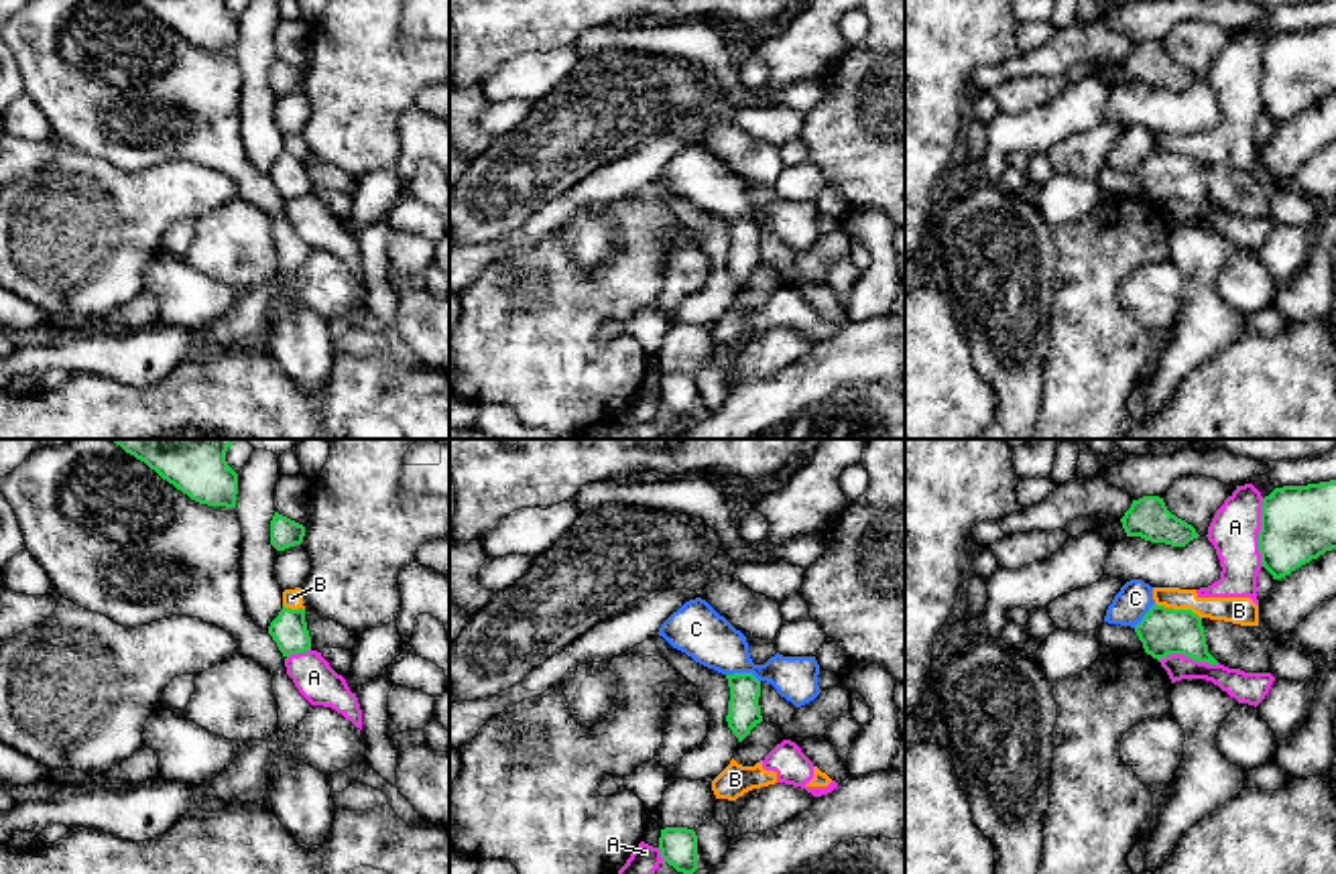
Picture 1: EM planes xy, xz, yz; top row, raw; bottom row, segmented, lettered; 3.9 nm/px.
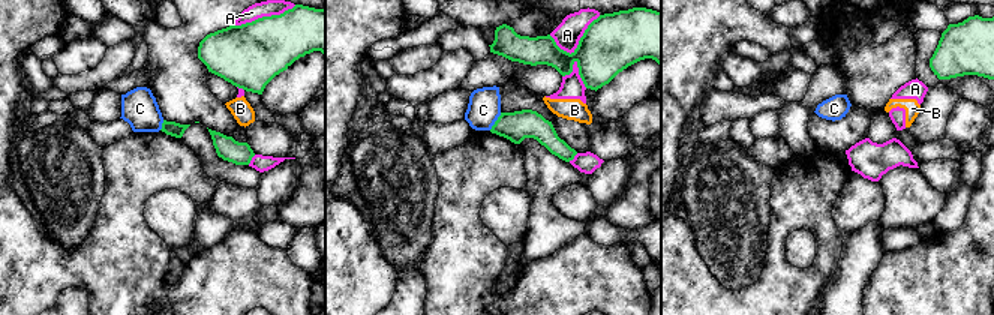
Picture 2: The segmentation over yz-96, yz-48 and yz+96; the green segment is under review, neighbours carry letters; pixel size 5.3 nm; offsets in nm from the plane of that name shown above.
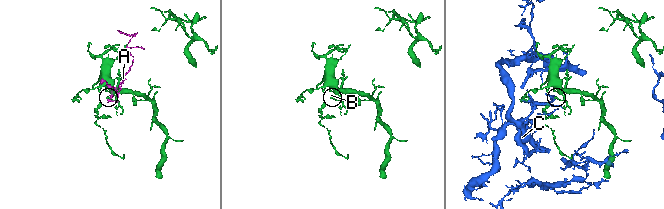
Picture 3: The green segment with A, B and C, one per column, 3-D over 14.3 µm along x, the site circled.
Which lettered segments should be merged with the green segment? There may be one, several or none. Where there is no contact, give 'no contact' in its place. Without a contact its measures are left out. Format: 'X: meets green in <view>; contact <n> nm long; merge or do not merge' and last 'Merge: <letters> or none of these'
A: meets green in yz; contact 280 nm long; do not merge
B: meets green in yz; contact 200 nm long; do not merge
C: meets green in xz; contact 140 nm long; do not merge
Merge: none of these

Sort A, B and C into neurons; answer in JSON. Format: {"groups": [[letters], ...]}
{"groups": [["A", "B"], ["C"]]}

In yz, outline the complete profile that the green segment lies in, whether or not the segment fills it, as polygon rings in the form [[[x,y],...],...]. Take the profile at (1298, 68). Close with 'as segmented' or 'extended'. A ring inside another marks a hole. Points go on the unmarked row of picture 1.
[[[1336,24],[1275,33],[1263,43],[1259,98],[1281,124],[1336,93]]] | as segmented

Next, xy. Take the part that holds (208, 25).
[[[134,0],[163,24],[207,51],[236,51],[238,18],[226,0]]] | as segmented

